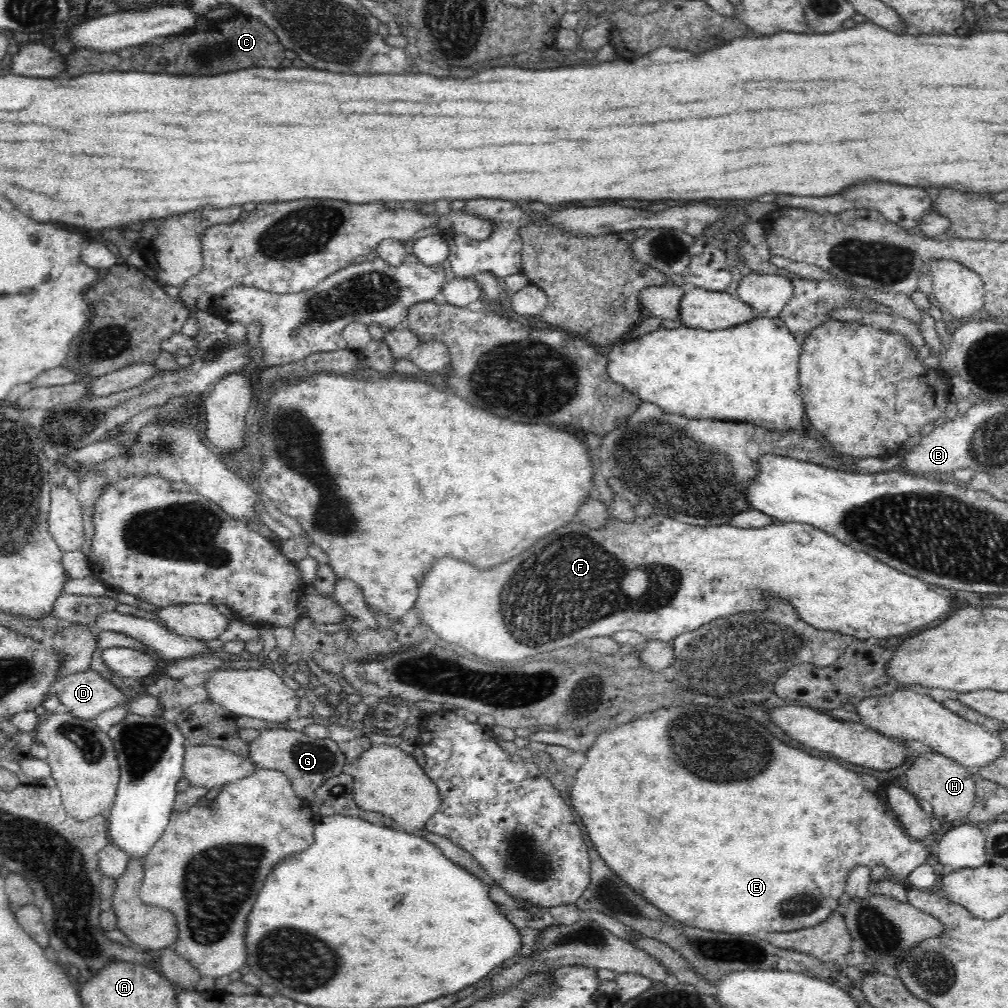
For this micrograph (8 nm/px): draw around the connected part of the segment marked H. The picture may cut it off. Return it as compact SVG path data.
M922 752L909 762L905 772L905 787L923 803L929 804L934 810L934 818L940 823L962 820L972 811L976 800L975 776L978 773L974 768L958 764L955 760L943 754Z

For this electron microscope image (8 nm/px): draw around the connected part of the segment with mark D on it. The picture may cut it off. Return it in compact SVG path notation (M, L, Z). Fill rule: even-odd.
M91 669L72 673L58 679L54 682L54 688L56 689L59 702L68 708L68 712L76 718L86 720L95 719L101 712L122 704L129 697L108 679L102 677L100 673Z

